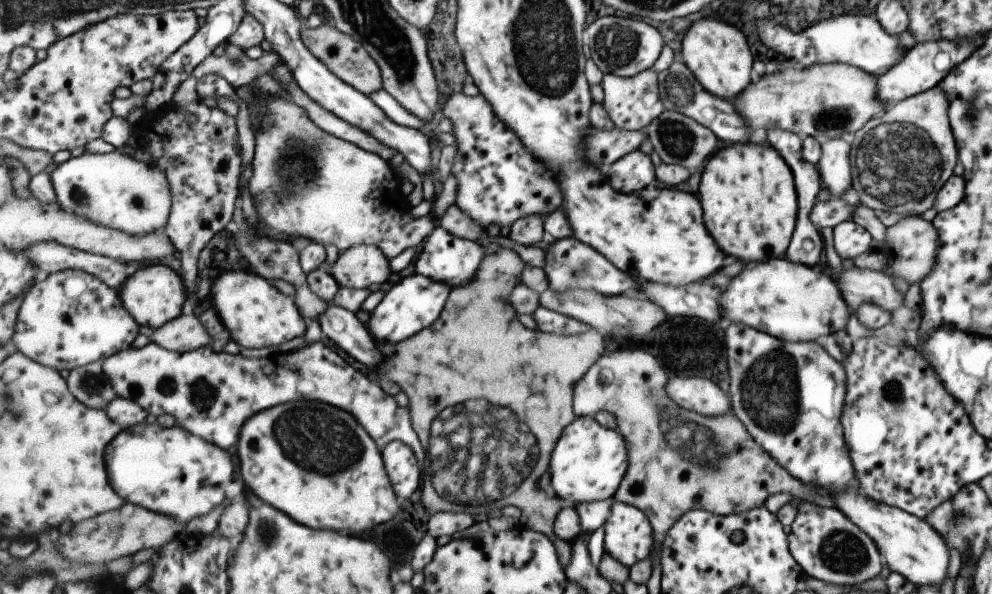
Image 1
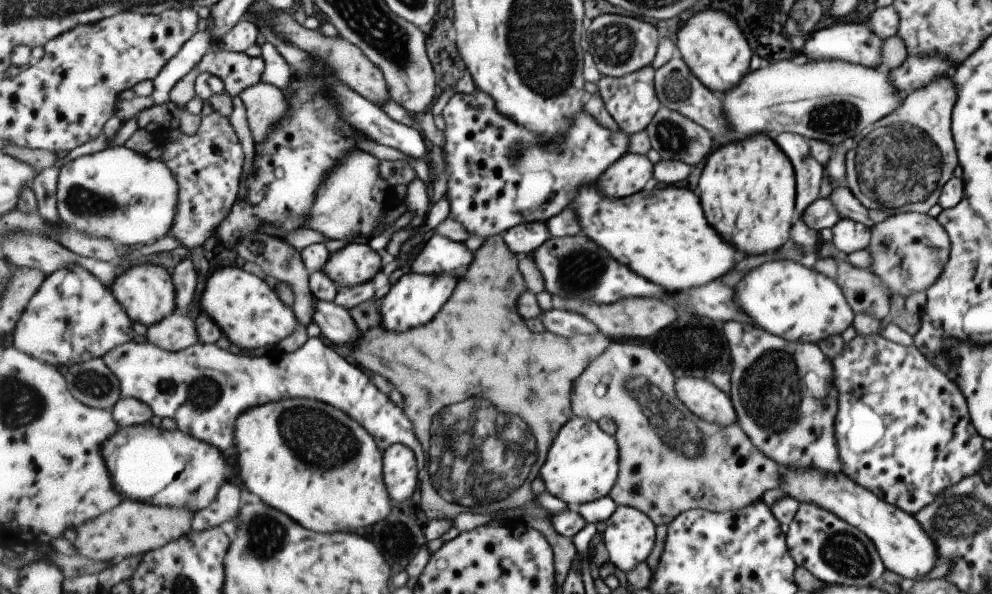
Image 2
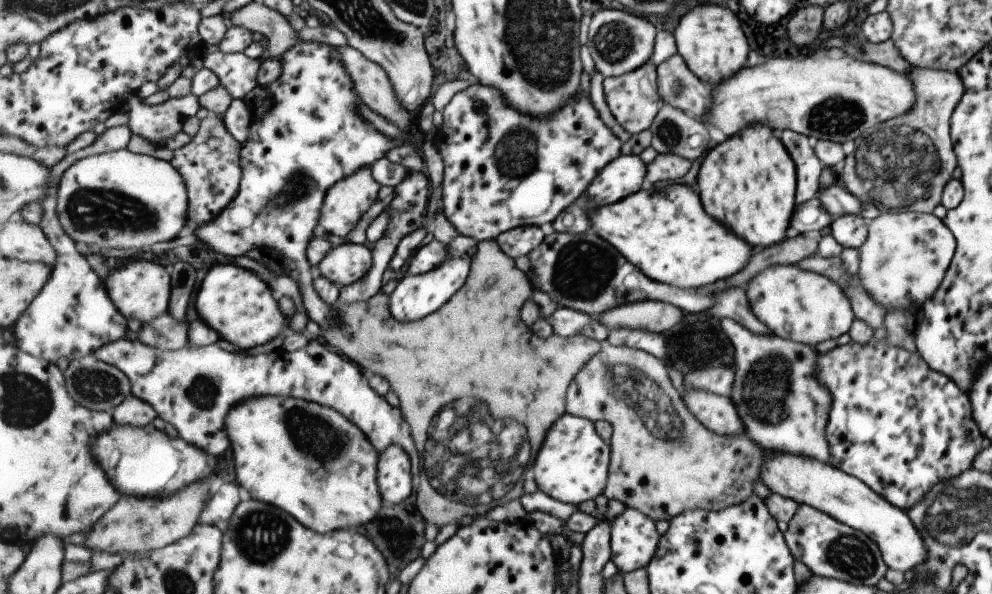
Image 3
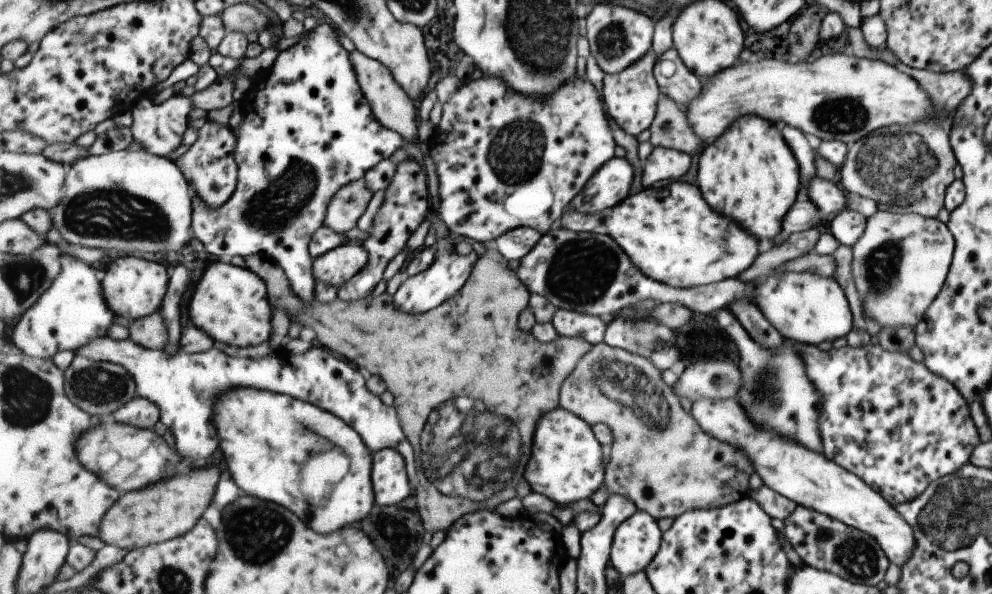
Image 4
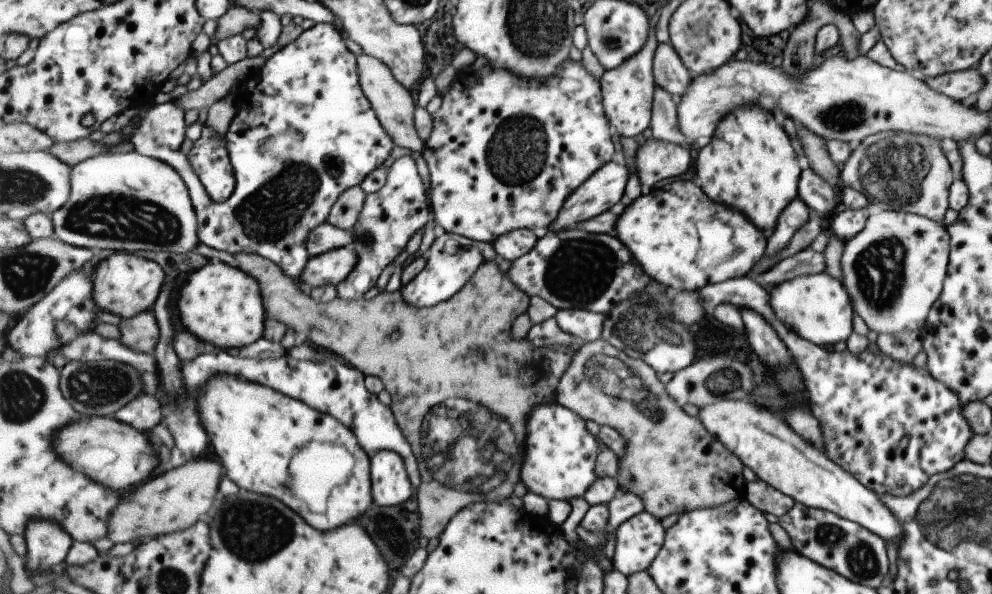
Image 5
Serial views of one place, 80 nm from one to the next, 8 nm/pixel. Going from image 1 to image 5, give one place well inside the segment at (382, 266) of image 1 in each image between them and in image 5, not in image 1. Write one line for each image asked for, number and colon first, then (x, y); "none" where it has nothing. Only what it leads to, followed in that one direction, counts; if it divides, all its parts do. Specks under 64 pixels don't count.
2: (355, 264)
3: (347, 263)
4: (336, 267)
5: (331, 268)

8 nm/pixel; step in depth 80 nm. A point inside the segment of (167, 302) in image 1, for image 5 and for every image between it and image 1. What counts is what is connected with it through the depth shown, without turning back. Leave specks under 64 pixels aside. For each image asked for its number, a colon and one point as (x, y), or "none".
2: (147, 293)
3: (142, 290)
4: (134, 288)
5: (129, 285)

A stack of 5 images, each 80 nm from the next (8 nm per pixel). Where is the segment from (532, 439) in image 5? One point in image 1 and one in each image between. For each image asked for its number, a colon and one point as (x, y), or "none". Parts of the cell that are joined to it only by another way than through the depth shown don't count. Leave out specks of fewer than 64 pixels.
1: (589, 462)
2: (583, 463)
3: (573, 465)
4: (566, 464)

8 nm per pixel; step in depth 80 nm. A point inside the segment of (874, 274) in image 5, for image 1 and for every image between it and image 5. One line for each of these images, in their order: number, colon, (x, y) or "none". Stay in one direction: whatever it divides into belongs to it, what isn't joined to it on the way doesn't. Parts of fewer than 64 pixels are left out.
1: (910, 244)
2: (908, 251)
3: (903, 258)
4: (899, 262)

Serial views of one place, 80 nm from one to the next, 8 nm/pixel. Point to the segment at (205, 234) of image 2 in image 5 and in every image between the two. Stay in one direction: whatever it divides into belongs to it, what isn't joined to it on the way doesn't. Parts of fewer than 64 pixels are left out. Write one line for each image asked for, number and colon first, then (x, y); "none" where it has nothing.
3: (211, 164)
4: (209, 164)
5: (210, 157)

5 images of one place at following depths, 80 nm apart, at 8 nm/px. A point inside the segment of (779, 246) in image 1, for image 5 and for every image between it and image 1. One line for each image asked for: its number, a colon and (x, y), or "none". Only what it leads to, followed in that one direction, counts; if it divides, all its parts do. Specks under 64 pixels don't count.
2: (747, 187)
3: (748, 183)
4: (750, 173)
5: (751, 166)

